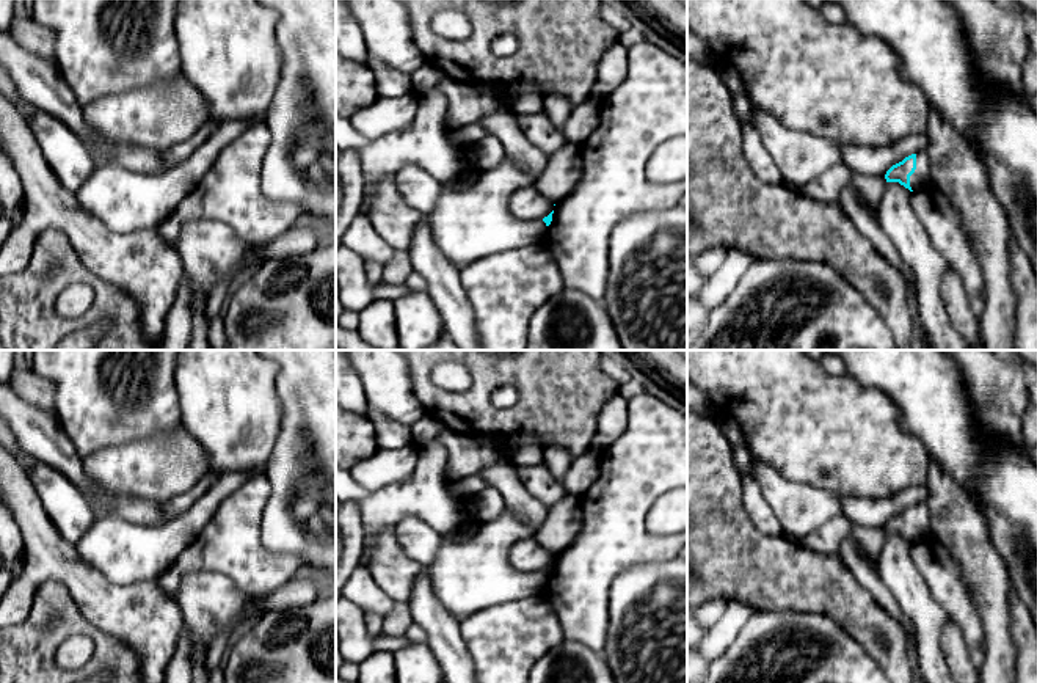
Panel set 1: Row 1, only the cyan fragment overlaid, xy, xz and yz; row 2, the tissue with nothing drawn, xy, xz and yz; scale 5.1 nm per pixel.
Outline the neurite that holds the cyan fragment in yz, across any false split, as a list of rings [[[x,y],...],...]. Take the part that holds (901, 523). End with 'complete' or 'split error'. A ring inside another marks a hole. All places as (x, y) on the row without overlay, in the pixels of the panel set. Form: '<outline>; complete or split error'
[[[918,502],[893,517],[886,526],[886,534],[899,534],[910,543],[918,542],[930,534],[930,517],[927,502]]]; split error

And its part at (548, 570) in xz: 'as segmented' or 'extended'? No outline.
extended

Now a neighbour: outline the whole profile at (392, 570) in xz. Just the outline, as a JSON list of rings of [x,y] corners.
[[[386,529],[377,537],[367,568],[378,587],[394,603],[406,604],[416,581],[425,572],[424,565],[403,553],[392,529]]]

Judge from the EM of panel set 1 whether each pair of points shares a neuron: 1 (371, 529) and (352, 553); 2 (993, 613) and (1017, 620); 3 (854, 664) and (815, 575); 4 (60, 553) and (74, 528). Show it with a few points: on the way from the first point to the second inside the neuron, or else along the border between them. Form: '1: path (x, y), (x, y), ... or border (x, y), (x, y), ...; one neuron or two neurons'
1: border (355, 501), (363, 534), (358, 564); two neurons
2: border (1014, 592), (1011, 597), (1011, 639), (1017, 655); two neurons
3: border (799, 611), (816, 611), (835, 619), (862, 646); two neurons
4: border (46, 509), (57, 531), (74, 545); two neurons

